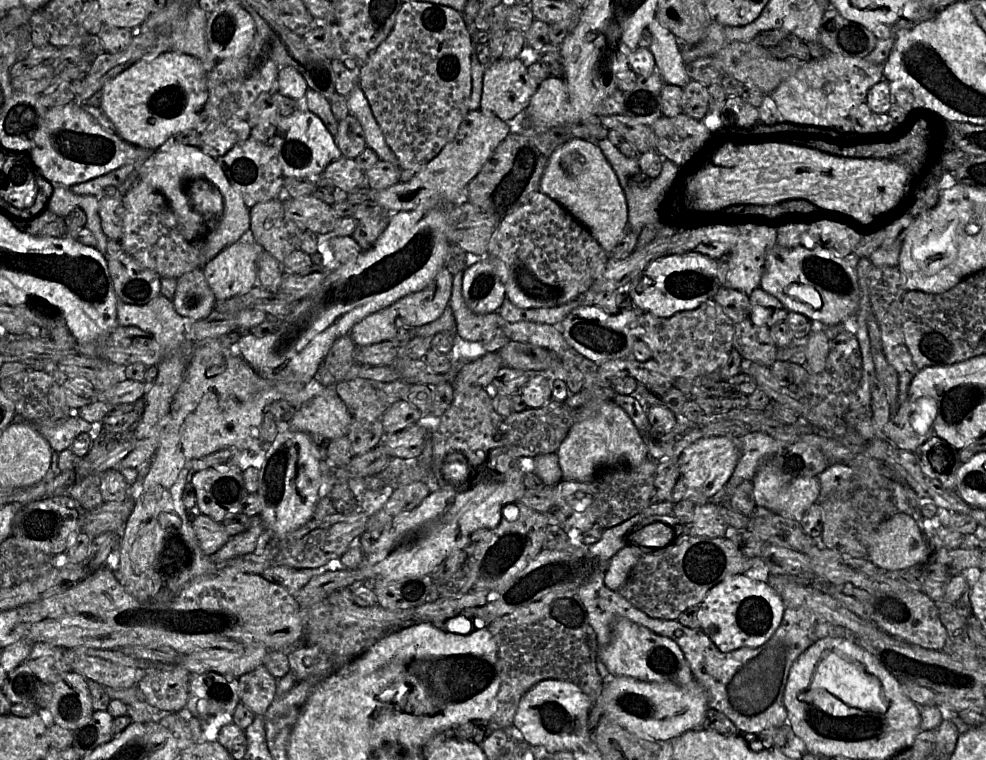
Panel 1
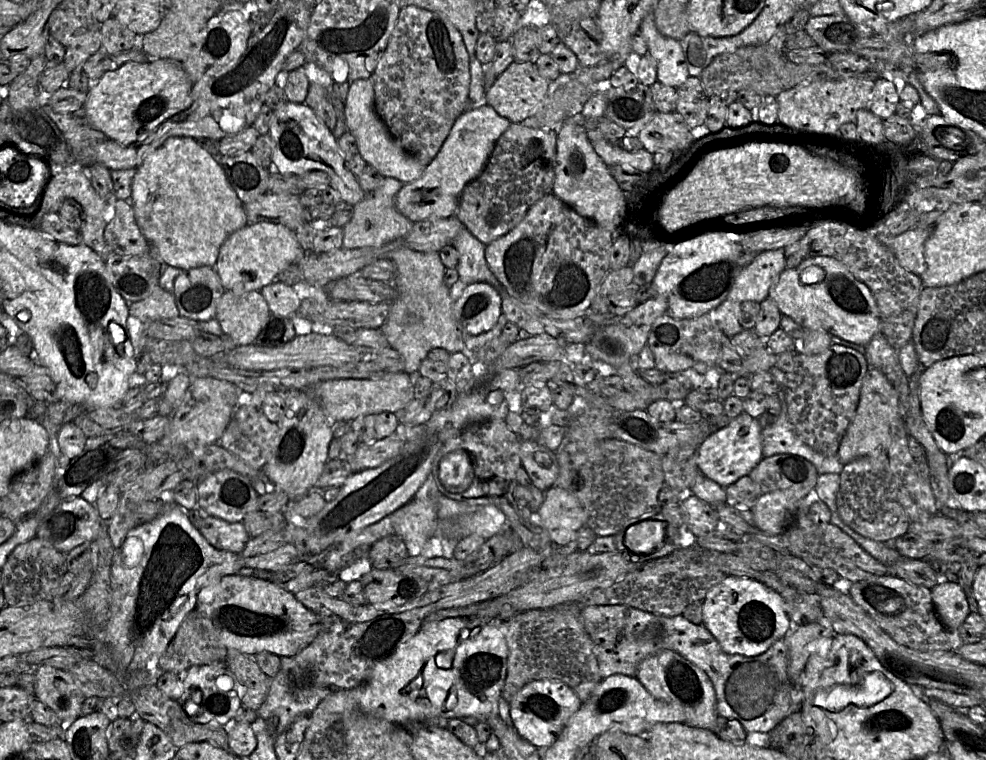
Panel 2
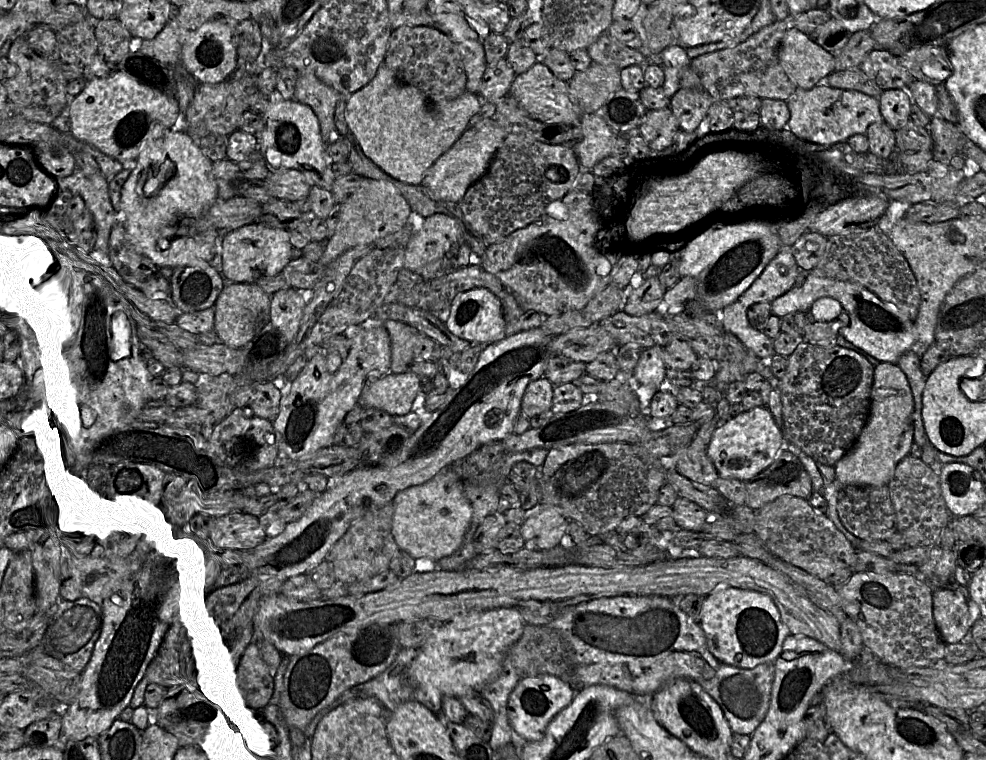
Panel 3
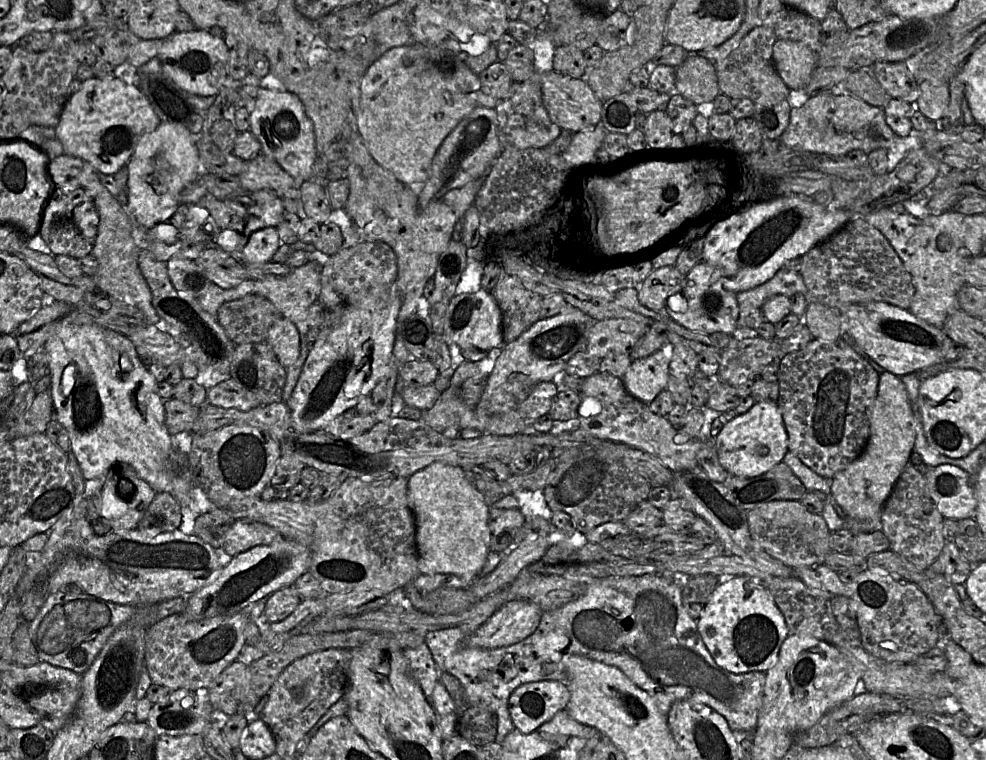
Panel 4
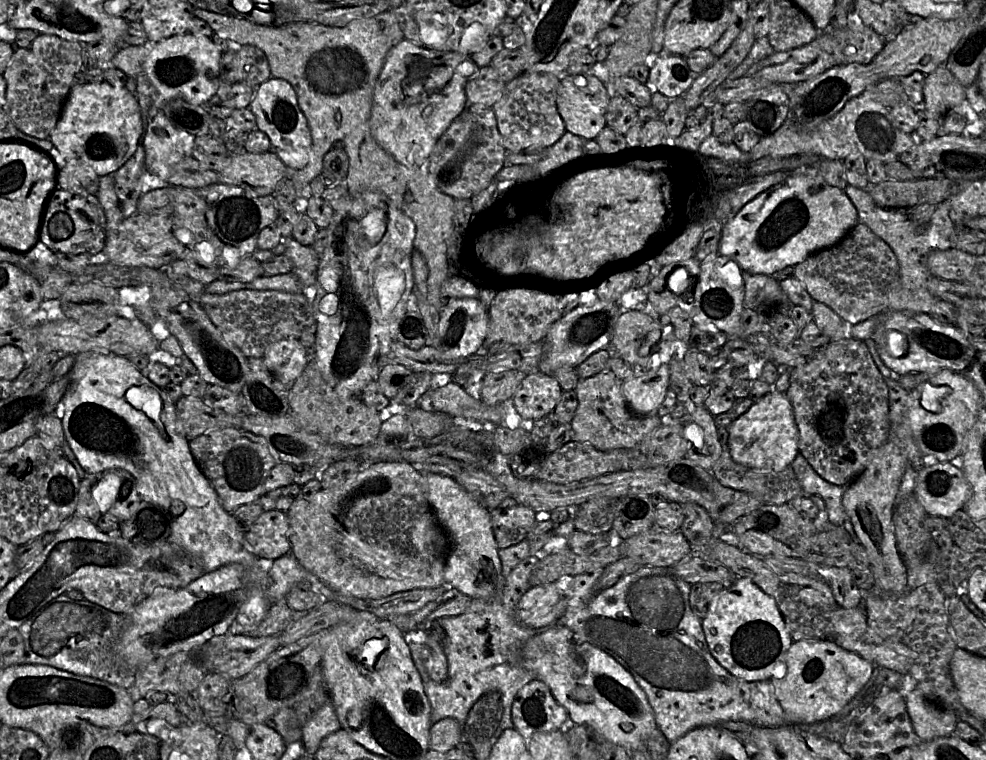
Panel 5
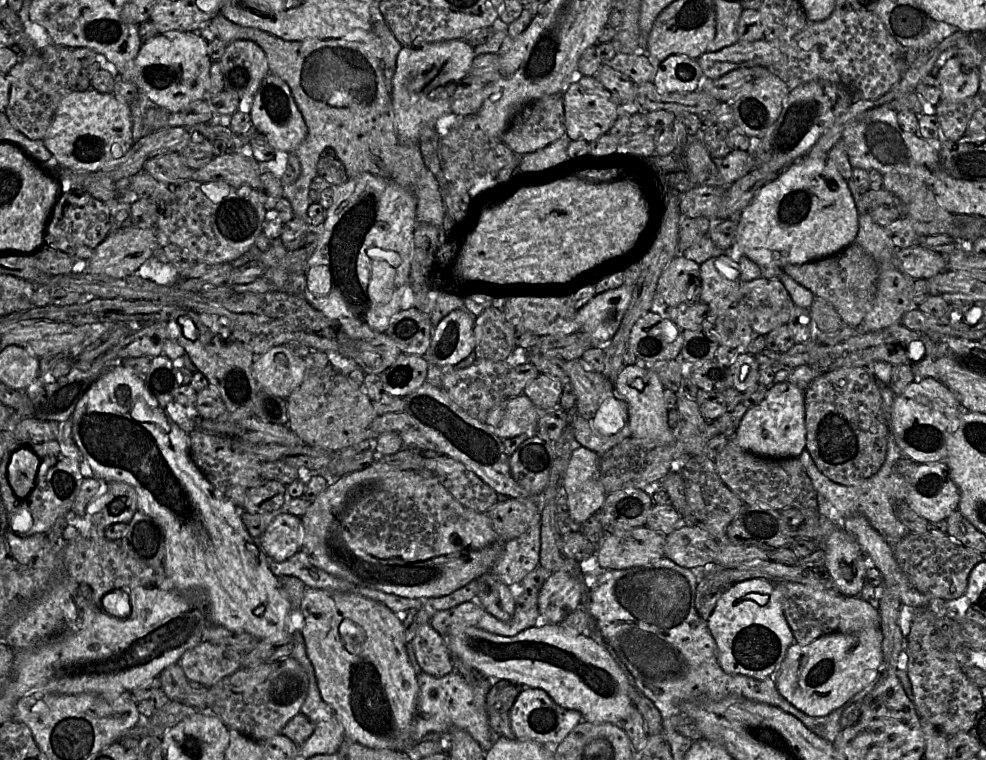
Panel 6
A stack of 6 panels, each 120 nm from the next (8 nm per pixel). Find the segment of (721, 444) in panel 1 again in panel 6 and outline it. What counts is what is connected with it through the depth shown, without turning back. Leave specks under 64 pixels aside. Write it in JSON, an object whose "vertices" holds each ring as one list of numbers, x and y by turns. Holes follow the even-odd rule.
{"vertices":[[787,380,772,385,763,401,748,409,731,439,744,451,757,456,798,458,806,449,804,390]]}

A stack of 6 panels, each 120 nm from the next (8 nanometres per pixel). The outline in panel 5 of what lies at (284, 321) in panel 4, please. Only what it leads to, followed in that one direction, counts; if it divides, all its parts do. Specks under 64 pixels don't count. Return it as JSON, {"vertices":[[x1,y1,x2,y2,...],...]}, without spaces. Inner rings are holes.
{"vertices":[[298,338,272,343,262,357,268,370,286,386,291,386,308,362,308,354]]}

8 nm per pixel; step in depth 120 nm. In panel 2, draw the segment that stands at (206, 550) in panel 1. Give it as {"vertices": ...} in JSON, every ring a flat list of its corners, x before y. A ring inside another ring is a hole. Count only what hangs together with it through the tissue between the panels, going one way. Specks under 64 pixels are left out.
{"vertices":[[205,515,199,532,216,549,241,554,251,539,242,522,230,523,225,520]]}

